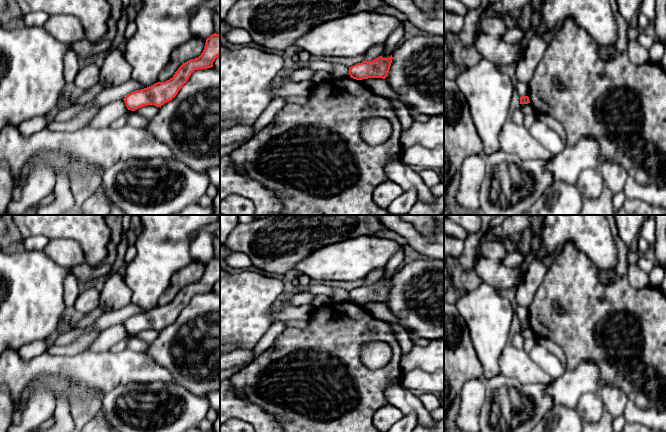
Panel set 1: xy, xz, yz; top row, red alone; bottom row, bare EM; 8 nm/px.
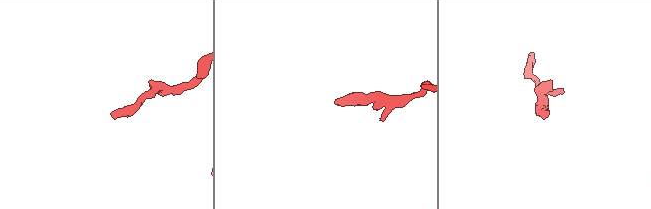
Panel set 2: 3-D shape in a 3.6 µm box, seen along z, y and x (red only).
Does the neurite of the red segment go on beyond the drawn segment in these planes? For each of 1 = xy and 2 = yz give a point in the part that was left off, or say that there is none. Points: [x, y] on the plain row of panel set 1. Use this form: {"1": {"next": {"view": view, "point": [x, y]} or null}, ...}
{"1": {"next": null}, "2": {"next": null}}

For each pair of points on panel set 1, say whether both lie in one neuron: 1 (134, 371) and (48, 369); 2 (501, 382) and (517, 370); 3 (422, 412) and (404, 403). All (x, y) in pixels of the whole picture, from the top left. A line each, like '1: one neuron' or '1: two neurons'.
1: one neuron
2: two neurons
3: one neuron

